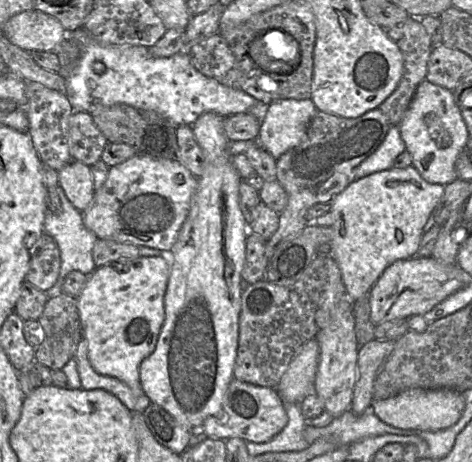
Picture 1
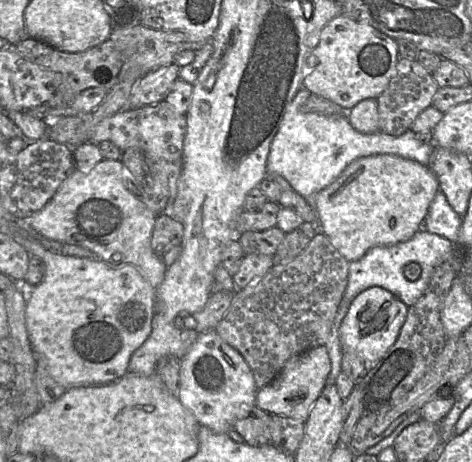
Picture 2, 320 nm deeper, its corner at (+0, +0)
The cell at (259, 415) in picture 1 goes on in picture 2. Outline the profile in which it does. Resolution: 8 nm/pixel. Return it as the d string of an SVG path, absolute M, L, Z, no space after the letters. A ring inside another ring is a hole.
M215 330L200 333L180 361L179 400L192 412L200 426L214 433L227 433L234 422L256 406L258 388L243 356L226 343Z

